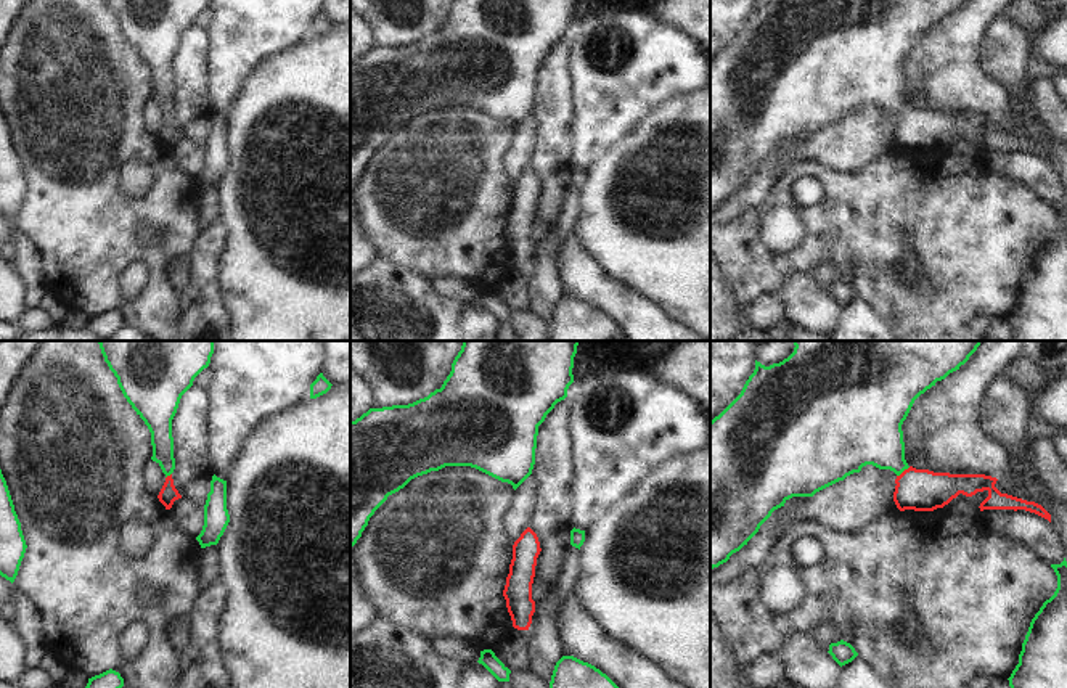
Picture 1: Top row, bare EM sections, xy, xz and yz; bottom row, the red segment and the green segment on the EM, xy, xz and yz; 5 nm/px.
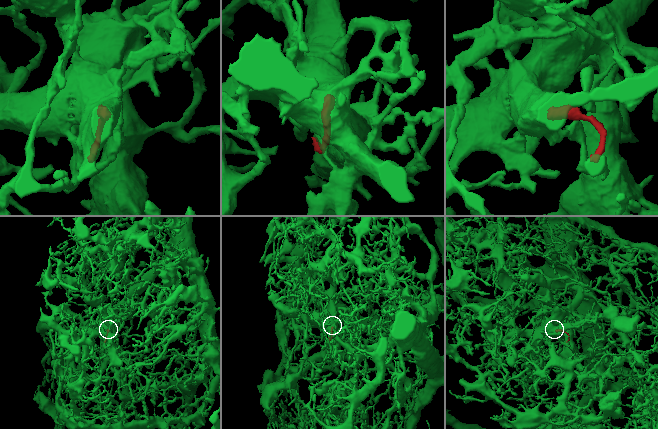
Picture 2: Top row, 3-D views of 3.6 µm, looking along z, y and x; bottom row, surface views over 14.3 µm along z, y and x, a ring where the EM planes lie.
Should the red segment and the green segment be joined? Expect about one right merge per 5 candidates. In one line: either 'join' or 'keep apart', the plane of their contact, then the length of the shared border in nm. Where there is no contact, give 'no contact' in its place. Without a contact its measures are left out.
join | yz | 90 nm

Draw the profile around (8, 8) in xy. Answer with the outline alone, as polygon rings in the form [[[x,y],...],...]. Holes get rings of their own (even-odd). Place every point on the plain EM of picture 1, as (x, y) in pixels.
[[[0,0],[0,50],[14,24],[18,14],[29,0]]]

